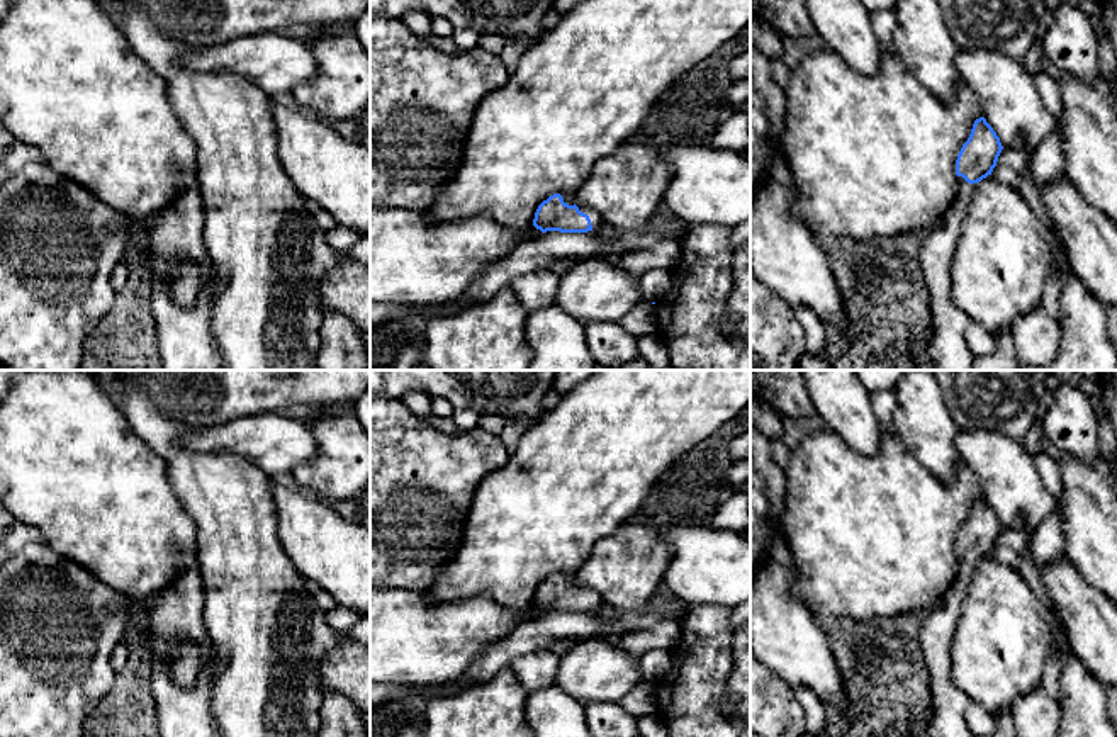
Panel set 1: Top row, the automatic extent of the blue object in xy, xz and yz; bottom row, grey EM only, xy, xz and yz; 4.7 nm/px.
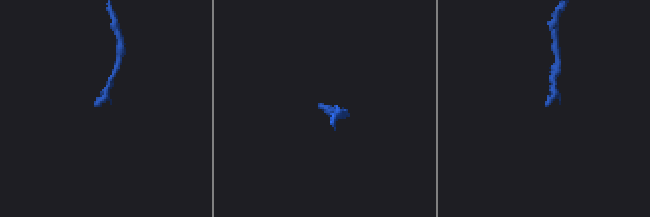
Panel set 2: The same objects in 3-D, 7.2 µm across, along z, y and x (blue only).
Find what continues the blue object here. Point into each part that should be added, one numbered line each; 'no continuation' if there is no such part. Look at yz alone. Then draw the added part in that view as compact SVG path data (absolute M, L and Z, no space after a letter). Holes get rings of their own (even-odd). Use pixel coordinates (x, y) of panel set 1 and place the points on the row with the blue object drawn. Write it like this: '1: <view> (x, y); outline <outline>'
1: yz (948, 350); outline M957 177L957 192L942 221L927 231L920 250L920 268L930 295L932 335L929 358L937 370L973 370L974 355L966 345L969 316L954 304L952 258L964 229L976 183Z

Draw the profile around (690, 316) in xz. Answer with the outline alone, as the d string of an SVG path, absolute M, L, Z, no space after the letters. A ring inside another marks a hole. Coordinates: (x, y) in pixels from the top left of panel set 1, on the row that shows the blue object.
M691 226L681 236L681 260L671 272L671 289L654 304L657 335L665 343L671 363L684 370L750 370L750 346L723 331L727 302L733 289L732 229Z

